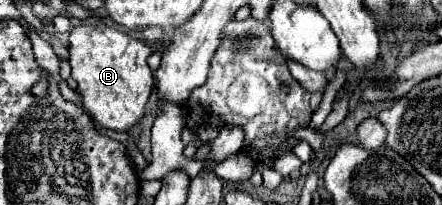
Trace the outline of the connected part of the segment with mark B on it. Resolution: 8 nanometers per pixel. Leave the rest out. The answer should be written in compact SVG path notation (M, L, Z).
M78 25L70 31L70 67L78 81L82 105L106 129L126 131L144 115L144 107L154 87L154 73L148 67L152 49L144 39L126 35L114 27L96 29Z

